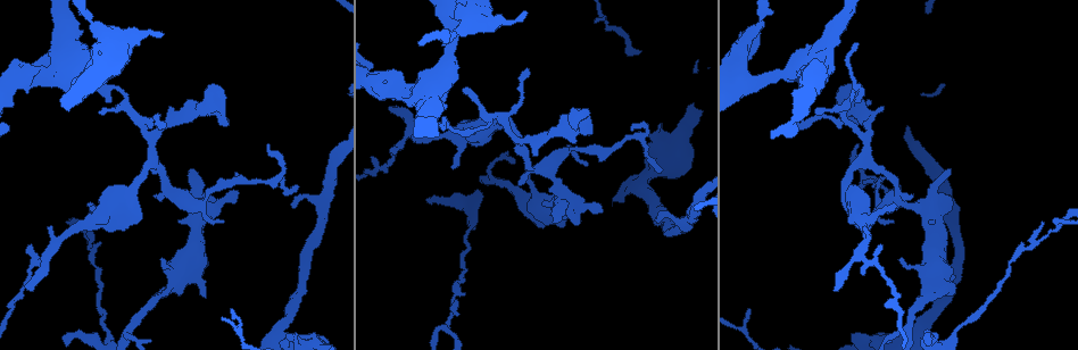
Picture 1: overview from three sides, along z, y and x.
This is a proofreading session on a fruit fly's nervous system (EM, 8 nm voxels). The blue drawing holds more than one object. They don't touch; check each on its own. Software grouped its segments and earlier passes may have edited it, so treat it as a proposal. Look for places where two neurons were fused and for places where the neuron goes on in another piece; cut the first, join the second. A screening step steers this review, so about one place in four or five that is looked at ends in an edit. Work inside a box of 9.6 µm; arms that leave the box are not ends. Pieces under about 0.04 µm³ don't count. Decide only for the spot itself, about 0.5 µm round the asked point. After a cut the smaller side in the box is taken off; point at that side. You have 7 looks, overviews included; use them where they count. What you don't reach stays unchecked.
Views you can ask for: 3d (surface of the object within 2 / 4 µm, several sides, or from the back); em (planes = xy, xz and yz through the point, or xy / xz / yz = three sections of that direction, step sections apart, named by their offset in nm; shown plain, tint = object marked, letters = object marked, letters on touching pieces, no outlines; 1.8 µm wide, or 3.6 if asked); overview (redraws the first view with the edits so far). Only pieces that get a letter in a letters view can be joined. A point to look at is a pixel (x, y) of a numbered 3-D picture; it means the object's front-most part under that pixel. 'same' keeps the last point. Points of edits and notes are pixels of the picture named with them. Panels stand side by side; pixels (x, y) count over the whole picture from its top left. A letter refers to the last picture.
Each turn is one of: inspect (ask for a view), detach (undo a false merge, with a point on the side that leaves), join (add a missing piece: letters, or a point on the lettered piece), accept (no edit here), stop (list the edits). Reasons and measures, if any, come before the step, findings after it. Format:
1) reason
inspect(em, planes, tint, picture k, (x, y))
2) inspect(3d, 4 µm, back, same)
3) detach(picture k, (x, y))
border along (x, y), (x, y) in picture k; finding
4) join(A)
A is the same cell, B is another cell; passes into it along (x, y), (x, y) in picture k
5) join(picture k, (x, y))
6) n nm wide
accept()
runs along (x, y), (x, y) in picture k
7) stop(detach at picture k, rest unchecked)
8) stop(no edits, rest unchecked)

branch stops here
inspect(3d, 2 µm, picture 1, (31, 291))

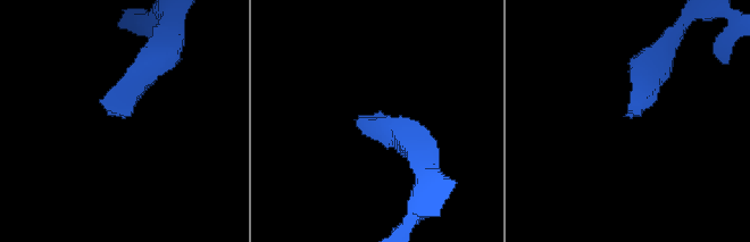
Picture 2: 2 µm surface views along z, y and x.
now the EM
inspect(em, planes, letters, picture 2, (118, 116))

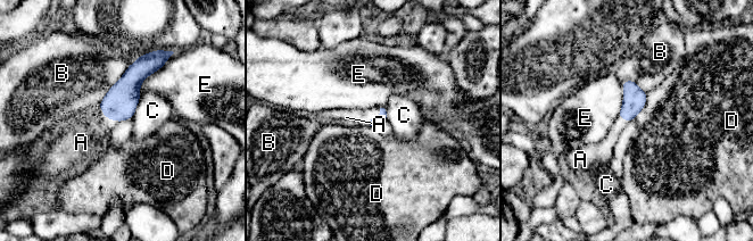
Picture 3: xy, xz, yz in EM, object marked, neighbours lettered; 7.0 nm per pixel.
join(A)
A is the same cell, B, C, D and E are other cells; passes into it along (120, 104), (107, 118), (81, 142) in picture 3; it goes on there

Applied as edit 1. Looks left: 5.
see it whole again
inspect(overview)

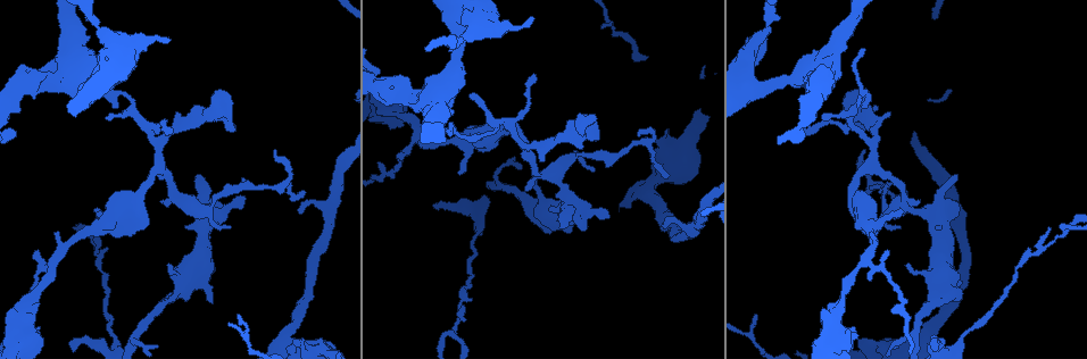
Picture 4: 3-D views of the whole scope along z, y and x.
tapers out
inspect(em, xz, step 8, tint, picture 4, (662, 224))

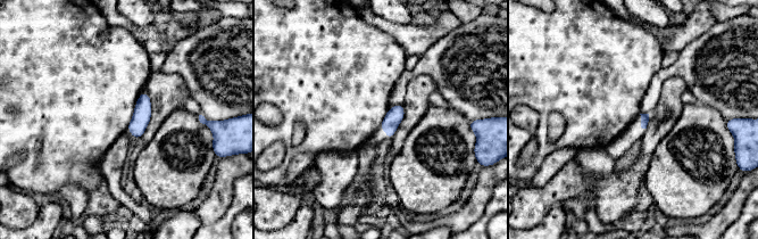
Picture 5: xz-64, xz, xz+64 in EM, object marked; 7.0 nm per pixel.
another direction
inspect(em, planes, letters, same)

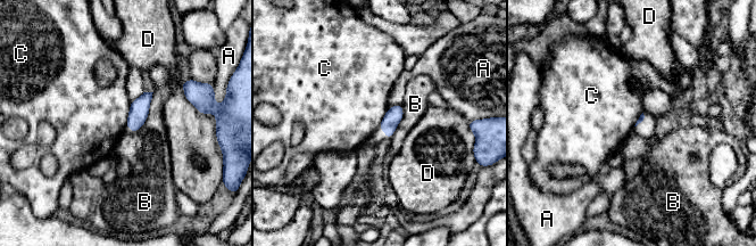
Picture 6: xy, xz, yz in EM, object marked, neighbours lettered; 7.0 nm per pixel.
accept()
A, B, C and D are other cells; border along (131, 103), (129, 116), (124, 125) in picture 6; none of them fits

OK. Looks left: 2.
stop(join at picture 3, rest unchecked)

